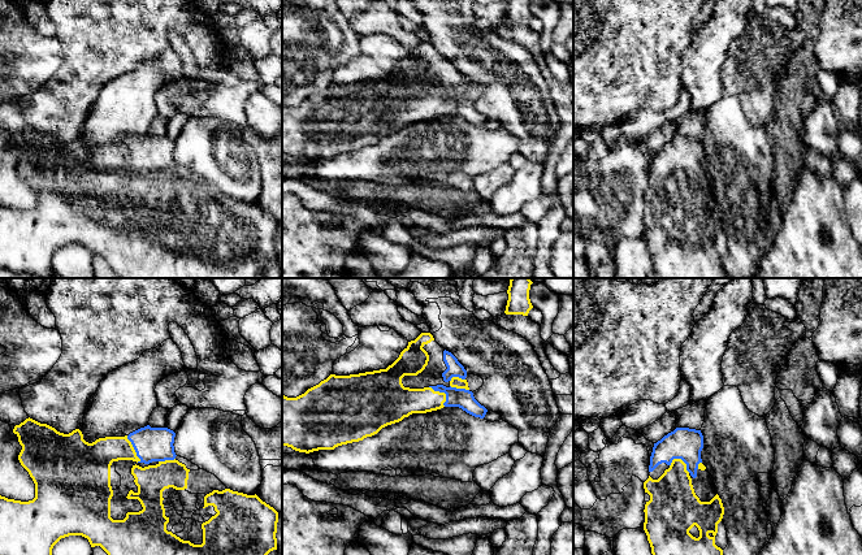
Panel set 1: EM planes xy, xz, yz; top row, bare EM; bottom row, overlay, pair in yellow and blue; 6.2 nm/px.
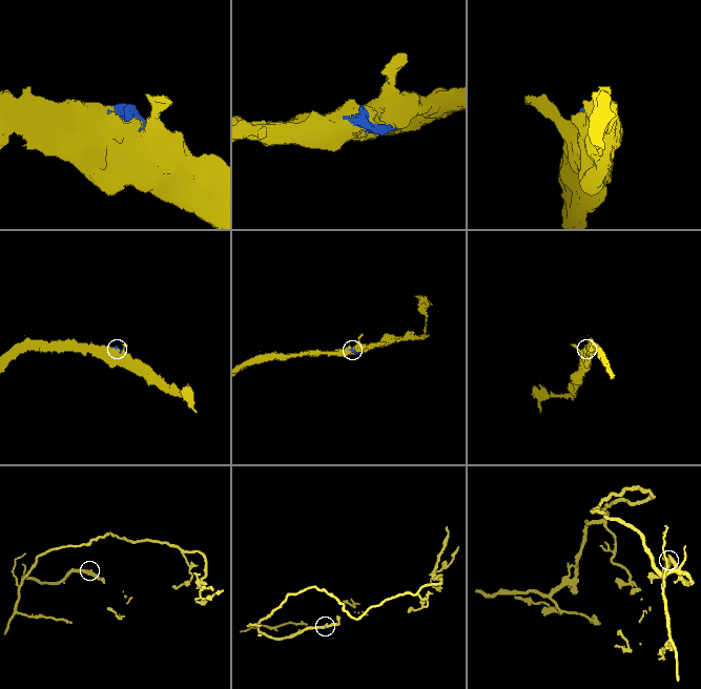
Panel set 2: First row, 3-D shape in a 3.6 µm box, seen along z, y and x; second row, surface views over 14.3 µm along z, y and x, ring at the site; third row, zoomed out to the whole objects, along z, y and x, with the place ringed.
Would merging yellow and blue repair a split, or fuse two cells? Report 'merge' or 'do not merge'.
merge

